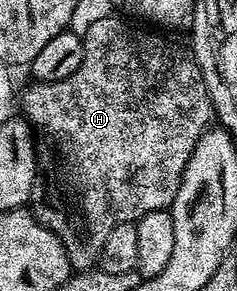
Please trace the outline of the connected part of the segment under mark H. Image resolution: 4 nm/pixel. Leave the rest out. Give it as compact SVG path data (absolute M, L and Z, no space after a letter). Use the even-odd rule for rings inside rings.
M111 16L104 20L99 20L97 24L92 24L88 32L82 39L84 44L84 60L80 60L80 68L72 72L64 80L55 82L35 82L29 83L30 87L20 94L21 117L30 123L35 131L43 130L46 135L40 138L41 145L37 147L38 152L38 178L36 190L42 194L42 202L50 210L37 211L36 217L39 222L43 222L47 228L61 240L66 247L66 255L71 267L78 272L90 272L99 265L103 257L105 242L108 240L109 232L119 222L137 223L139 218L143 218L148 212L167 209L174 203L176 192L182 183L184 168L200 140L200 136L207 130L212 122L212 109L209 94L205 88L205 82L201 76L201 70L197 66L191 51L181 46L178 42L173 42L170 38L165 38L162 34L153 34L150 30L141 30L138 26L129 26L126 22L121 22L117 16Z

